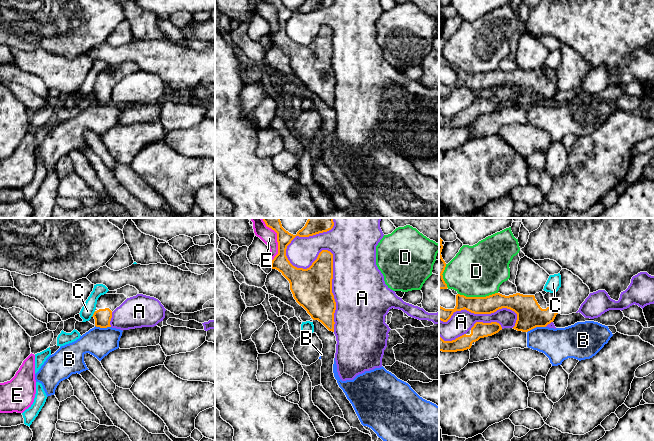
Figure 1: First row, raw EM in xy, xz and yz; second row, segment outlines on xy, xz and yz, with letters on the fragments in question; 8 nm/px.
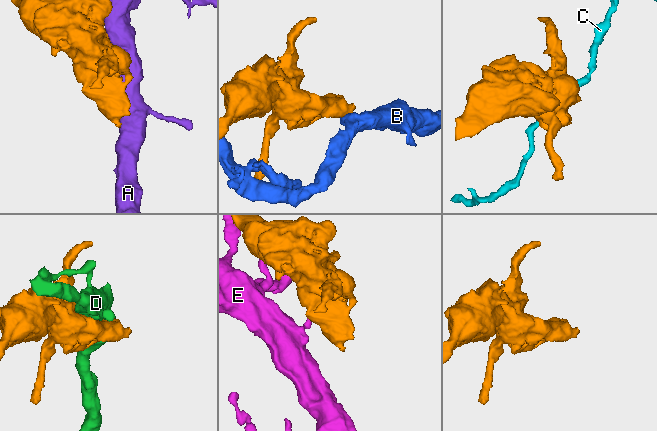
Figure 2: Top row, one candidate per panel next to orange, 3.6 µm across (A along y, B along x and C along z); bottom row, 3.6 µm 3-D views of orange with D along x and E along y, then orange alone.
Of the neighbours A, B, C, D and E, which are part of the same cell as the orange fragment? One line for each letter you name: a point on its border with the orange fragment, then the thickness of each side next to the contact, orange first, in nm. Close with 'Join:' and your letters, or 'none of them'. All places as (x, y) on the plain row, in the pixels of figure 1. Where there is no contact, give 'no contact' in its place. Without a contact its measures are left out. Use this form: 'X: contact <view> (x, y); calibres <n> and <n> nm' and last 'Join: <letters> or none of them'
Join: none of them

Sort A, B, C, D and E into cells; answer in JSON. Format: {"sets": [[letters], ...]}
{"sets": [["A"], ["B"], ["C"], ["D"], ["E"]]}

